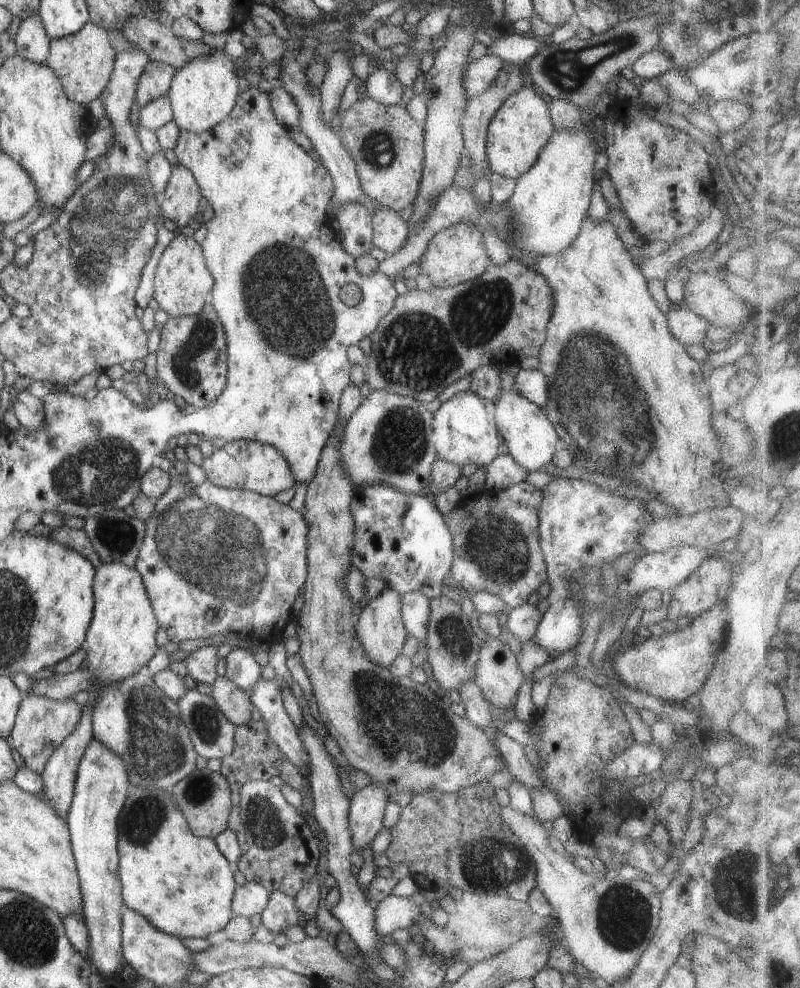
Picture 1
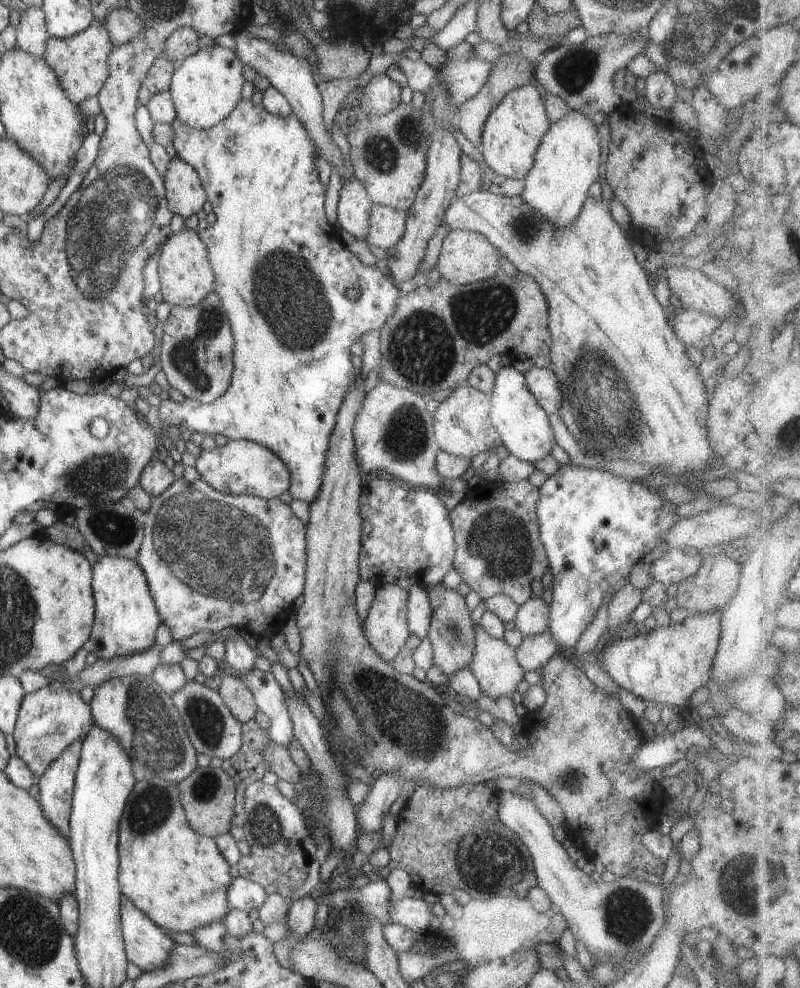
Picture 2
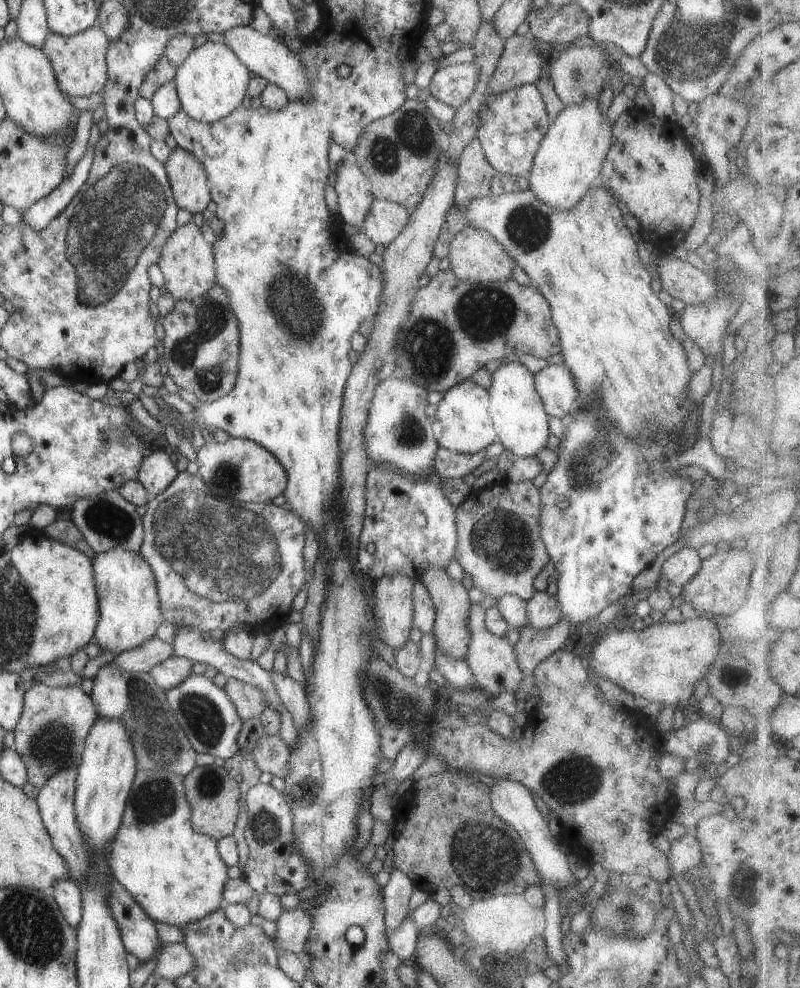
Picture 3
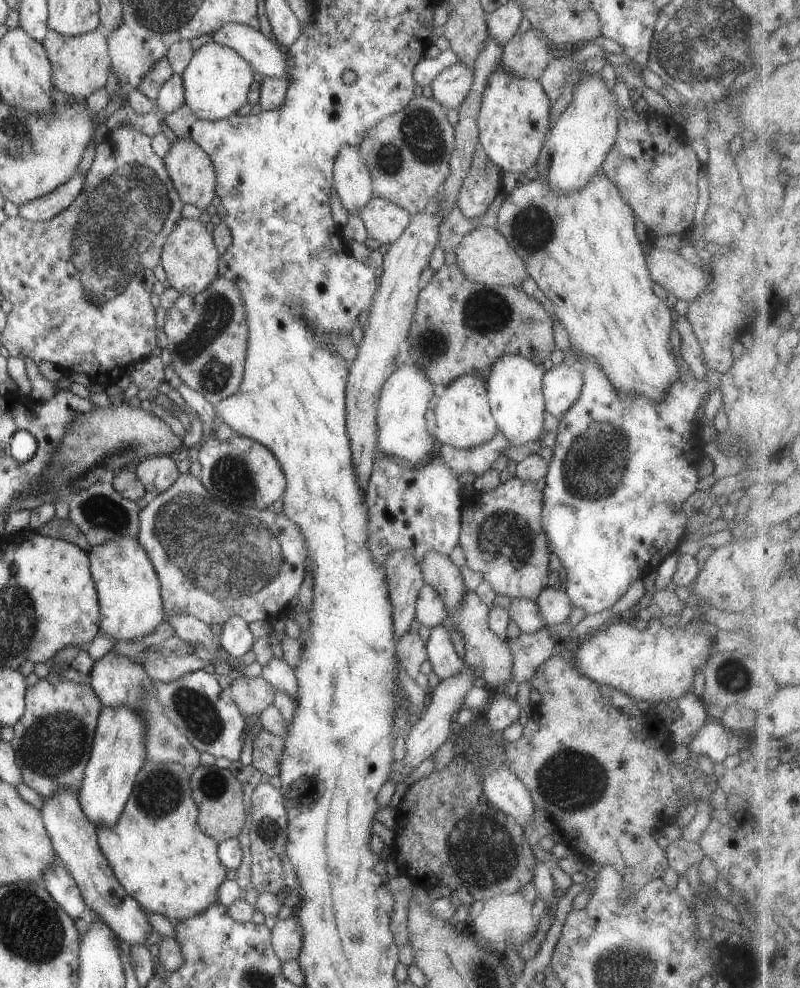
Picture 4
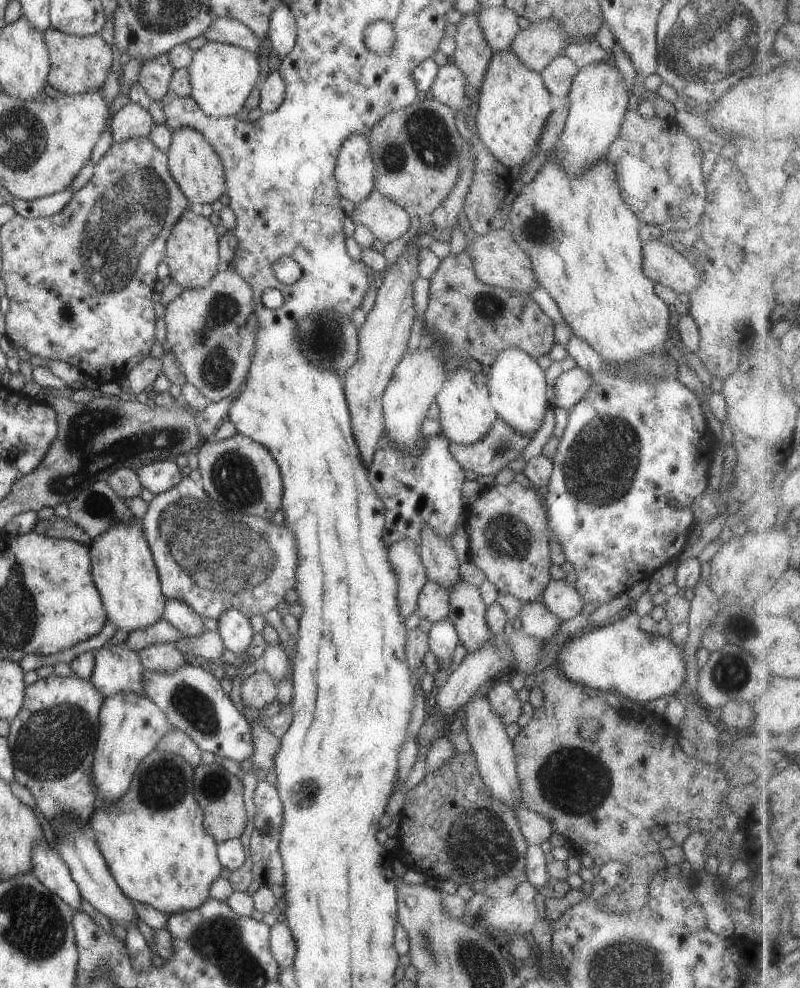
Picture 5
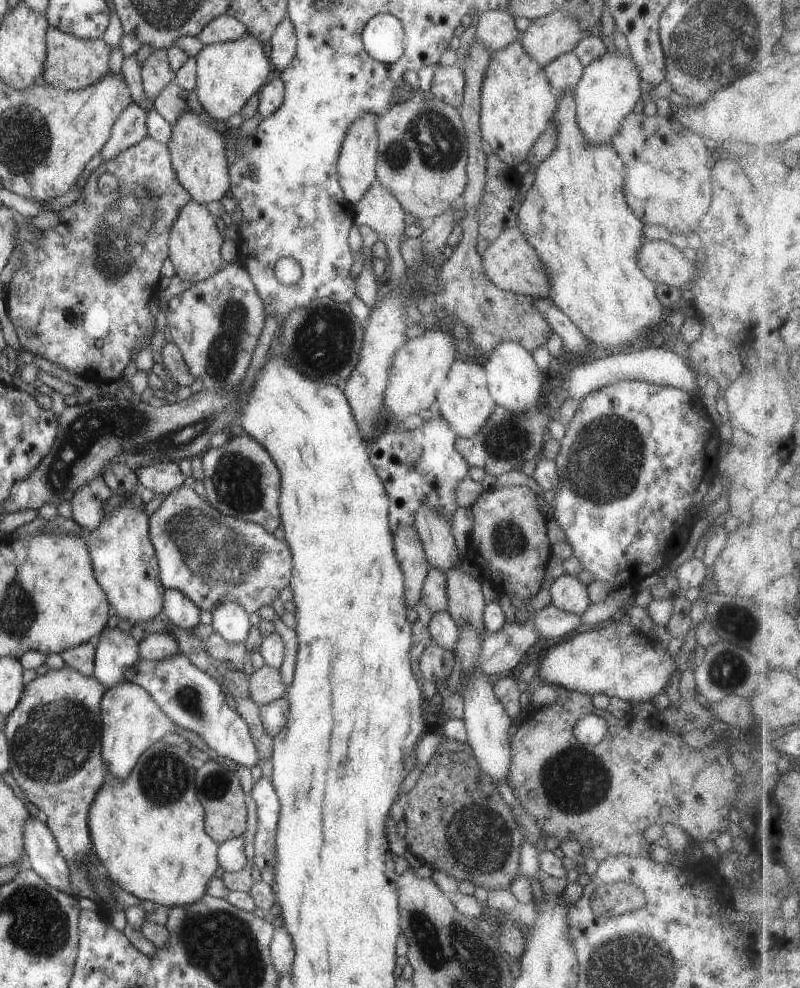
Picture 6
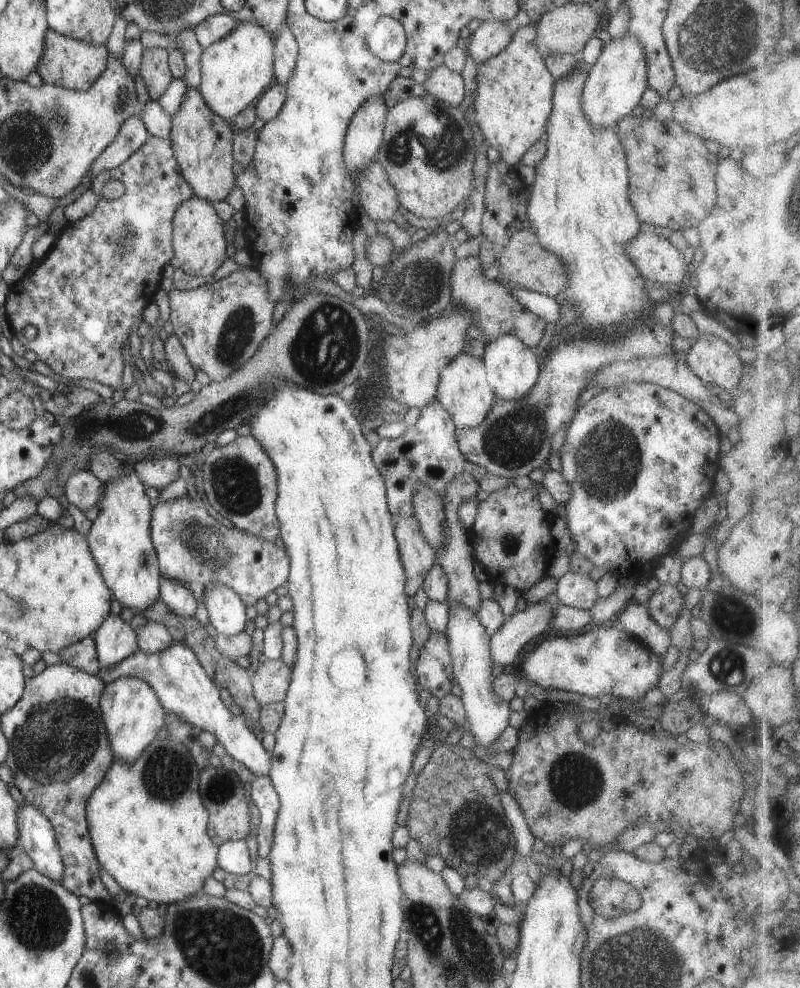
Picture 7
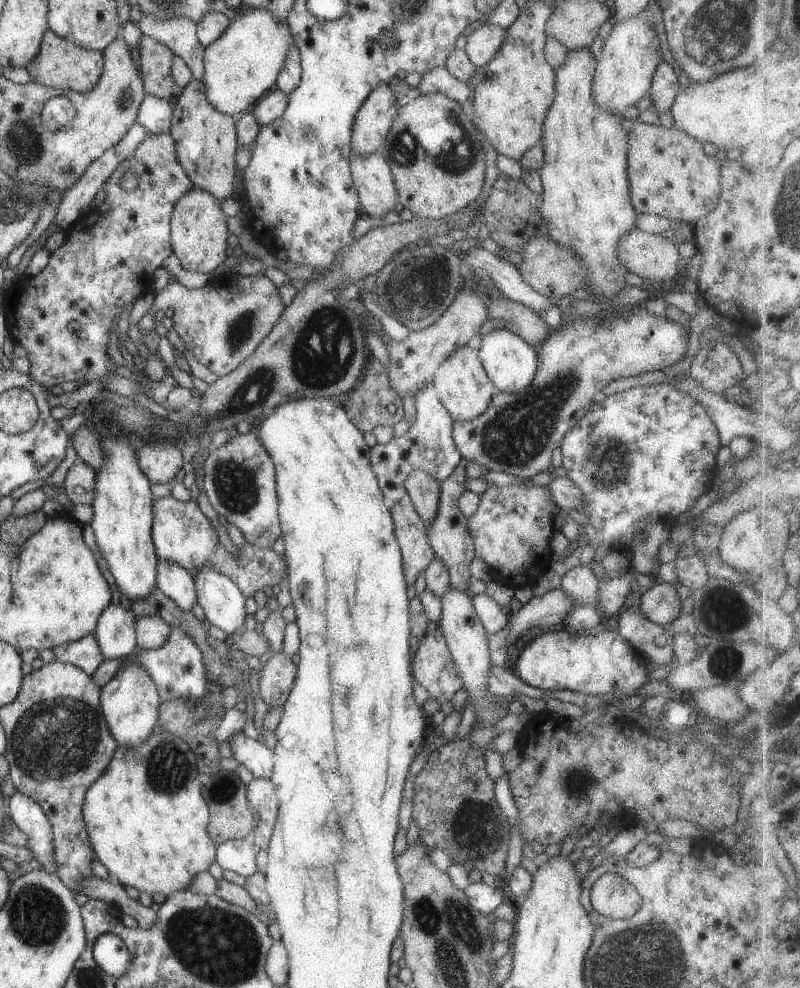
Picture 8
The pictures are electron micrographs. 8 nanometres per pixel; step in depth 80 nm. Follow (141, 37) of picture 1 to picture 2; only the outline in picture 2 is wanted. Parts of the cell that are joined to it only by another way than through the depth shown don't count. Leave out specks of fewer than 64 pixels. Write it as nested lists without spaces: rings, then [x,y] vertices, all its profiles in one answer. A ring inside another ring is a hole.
[[[112,8],[105,15],[103,26],[113,47],[130,41],[146,27],[135,13],[127,8]]]

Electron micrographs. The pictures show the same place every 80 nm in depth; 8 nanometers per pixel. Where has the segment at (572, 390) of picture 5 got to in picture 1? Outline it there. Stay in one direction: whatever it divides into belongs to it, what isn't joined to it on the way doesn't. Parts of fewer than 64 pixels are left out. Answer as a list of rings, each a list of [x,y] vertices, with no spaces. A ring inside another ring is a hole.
[[[515,368],[513,374],[513,388],[517,396],[525,398],[537,407],[545,406],[547,402],[547,382],[539,370],[522,370]]]

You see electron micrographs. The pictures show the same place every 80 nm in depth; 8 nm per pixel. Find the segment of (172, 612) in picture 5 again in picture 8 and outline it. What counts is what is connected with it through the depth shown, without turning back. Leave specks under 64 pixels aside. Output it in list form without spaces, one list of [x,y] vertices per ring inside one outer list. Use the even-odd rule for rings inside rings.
[[[159,558],[156,564],[156,587],[184,611],[189,611],[196,603],[192,576],[181,567]]]

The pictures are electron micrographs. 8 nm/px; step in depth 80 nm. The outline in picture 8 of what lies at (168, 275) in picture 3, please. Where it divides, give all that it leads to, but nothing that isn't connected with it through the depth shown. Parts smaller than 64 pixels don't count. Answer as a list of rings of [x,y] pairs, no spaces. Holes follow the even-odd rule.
[[[193,186],[174,204],[170,214],[170,243],[172,253],[186,271],[201,274],[213,271],[218,273],[228,263],[228,258],[225,256],[227,217],[221,211],[220,204],[218,198]]]

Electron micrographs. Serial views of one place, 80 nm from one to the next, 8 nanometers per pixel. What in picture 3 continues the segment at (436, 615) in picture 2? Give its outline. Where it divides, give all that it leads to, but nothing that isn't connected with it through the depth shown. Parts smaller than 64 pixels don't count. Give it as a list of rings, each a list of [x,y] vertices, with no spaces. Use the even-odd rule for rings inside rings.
[[[431,565],[423,571],[420,581],[429,591],[436,610],[431,634],[434,636],[437,649],[454,659],[463,659],[470,641],[470,634],[466,626],[470,607],[467,590],[459,581],[454,581],[444,568],[432,567]]]

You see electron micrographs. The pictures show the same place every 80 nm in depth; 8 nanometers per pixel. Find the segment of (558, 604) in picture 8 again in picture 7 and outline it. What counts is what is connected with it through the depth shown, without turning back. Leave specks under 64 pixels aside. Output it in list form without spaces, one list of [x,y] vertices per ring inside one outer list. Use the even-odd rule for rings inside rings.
[[[551,596],[536,603],[526,603],[523,610],[506,617],[488,642],[492,663],[497,663],[502,668],[515,664],[521,647],[534,636],[549,630],[552,608],[557,605]]]

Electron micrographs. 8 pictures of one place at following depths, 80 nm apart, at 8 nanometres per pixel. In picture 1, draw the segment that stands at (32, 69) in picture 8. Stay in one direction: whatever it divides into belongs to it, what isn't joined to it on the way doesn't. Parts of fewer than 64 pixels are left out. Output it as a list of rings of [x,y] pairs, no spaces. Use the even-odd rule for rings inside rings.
[[[89,21],[75,34],[50,39],[44,63],[57,75],[70,101],[85,105],[97,98],[107,84],[116,53],[110,39],[111,34]]]

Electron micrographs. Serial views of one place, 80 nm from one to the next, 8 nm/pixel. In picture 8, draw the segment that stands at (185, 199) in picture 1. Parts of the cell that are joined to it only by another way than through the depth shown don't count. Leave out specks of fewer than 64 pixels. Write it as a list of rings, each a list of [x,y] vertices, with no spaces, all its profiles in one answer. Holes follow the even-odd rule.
[[[191,79],[187,86],[184,86],[178,94],[175,101],[172,102],[172,117],[170,120],[170,129],[168,132],[173,137],[177,160],[181,168],[192,182],[192,186],[213,195],[221,202],[229,196],[234,196],[235,188],[235,160],[233,155],[238,148],[236,143],[235,123],[239,116],[229,116],[215,110],[206,99],[204,84],[202,81]]]

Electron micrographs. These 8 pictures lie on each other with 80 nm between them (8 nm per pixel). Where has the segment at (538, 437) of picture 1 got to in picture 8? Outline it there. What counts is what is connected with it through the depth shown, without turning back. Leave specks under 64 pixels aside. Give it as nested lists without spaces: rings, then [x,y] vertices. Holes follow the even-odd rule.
[[[493,329],[486,335],[480,336],[478,357],[487,378],[497,390],[515,392],[525,388],[533,380],[536,371],[537,353],[528,342],[519,335],[509,332],[507,329]]]

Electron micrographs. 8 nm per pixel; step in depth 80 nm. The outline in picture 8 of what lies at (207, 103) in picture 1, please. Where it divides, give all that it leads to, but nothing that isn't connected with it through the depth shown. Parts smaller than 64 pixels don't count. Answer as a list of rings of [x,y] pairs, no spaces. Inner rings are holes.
[[[249,9],[241,16],[232,18],[221,34],[204,48],[201,81],[204,84],[206,99],[211,106],[229,116],[239,116],[242,112],[249,111],[263,94],[275,87],[276,78],[281,70],[287,49],[293,42],[285,19],[274,17],[269,11]]]

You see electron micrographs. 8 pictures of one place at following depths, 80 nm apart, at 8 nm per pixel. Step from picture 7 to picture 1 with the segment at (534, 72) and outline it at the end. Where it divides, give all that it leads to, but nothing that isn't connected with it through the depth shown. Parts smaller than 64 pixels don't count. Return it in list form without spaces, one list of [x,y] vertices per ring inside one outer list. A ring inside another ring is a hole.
[[[522,86],[505,98],[487,125],[485,154],[491,173],[515,181],[535,163],[553,132],[547,99],[535,94],[531,86]]]

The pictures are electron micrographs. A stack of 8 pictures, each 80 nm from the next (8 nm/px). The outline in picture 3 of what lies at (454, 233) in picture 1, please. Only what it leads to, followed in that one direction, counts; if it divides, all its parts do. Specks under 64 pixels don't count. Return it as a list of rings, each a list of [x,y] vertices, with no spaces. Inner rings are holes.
[[[467,227],[458,232],[449,244],[449,271],[456,279],[470,283],[484,283],[487,281],[507,281],[511,278],[516,262],[505,252],[505,249],[483,229]]]

